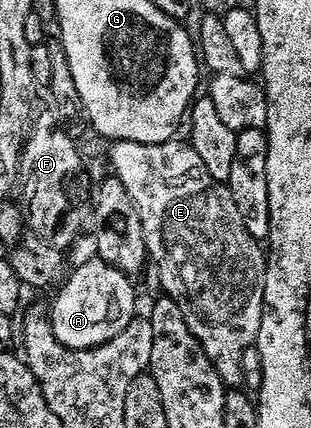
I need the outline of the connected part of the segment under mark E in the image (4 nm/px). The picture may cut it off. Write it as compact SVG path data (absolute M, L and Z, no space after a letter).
M173 139L162 143L112 141L110 147L112 147L112 150L109 151L108 157L112 160L111 172L122 183L122 187L126 187L126 191L130 191L130 199L134 199L134 207L138 207L138 219L142 223L144 248L151 264L152 261L156 264L156 277L160 280L161 287L164 288L161 290L170 299L174 299L174 303L178 303L178 311L182 311L182 319L186 323L186 327L190 327L190 331L198 339L202 351L206 351L206 359L210 359L210 363L214 363L214 371L218 371L218 375L224 380L225 386L239 386L242 382L242 351L246 351L246 347L255 345L262 311L264 310L266 253L261 242L255 241L250 235L250 231L246 231L246 223L242 223L242 215L238 215L238 207L234 207L234 199L230 199L227 184L214 179L214 175L210 175L210 171L206 171L202 159L198 159L198 151L194 151L187 140Z

